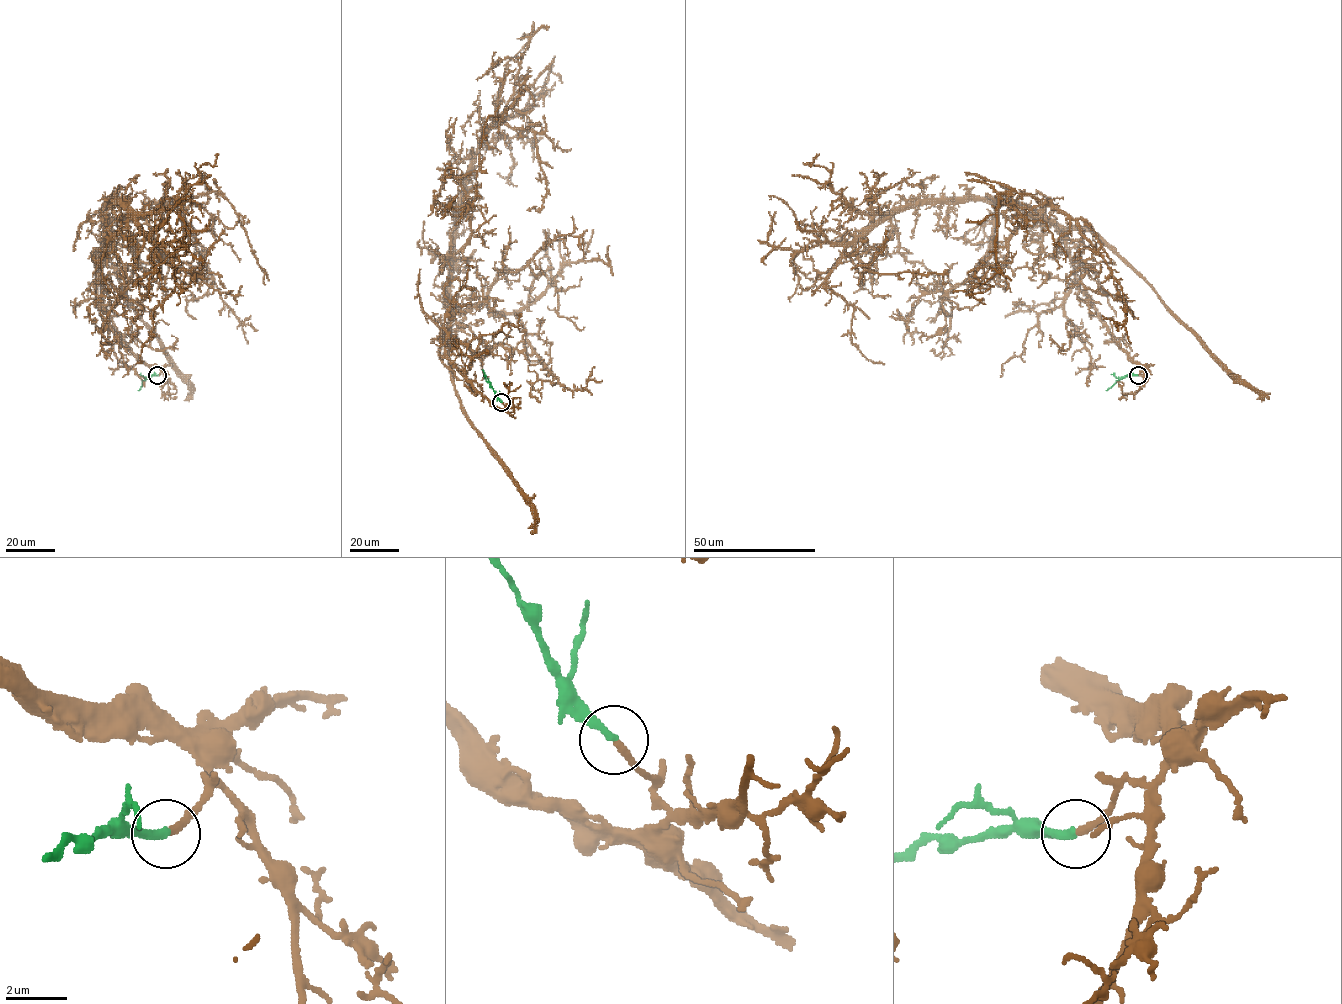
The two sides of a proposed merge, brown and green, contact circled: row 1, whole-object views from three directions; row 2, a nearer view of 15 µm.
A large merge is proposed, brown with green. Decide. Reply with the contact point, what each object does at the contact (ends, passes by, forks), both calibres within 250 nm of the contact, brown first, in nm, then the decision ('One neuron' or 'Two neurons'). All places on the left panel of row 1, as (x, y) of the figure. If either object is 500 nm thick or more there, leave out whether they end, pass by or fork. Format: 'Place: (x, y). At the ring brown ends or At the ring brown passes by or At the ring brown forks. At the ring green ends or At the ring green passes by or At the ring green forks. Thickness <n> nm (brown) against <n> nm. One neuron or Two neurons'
Place: (157, 375). At the ring brown ends. At the ring green ends. Thickness 240 nm (brown) against 280 nm. One neuron

